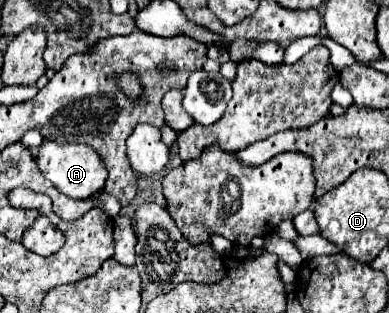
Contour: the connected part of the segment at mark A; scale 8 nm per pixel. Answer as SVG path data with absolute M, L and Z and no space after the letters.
M45 141L37 155L37 165L45 179L49 179L63 195L73 199L87 199L103 189L107 179L107 169L99 157L99 153L93 147L87 147L85 143L55 143Z

